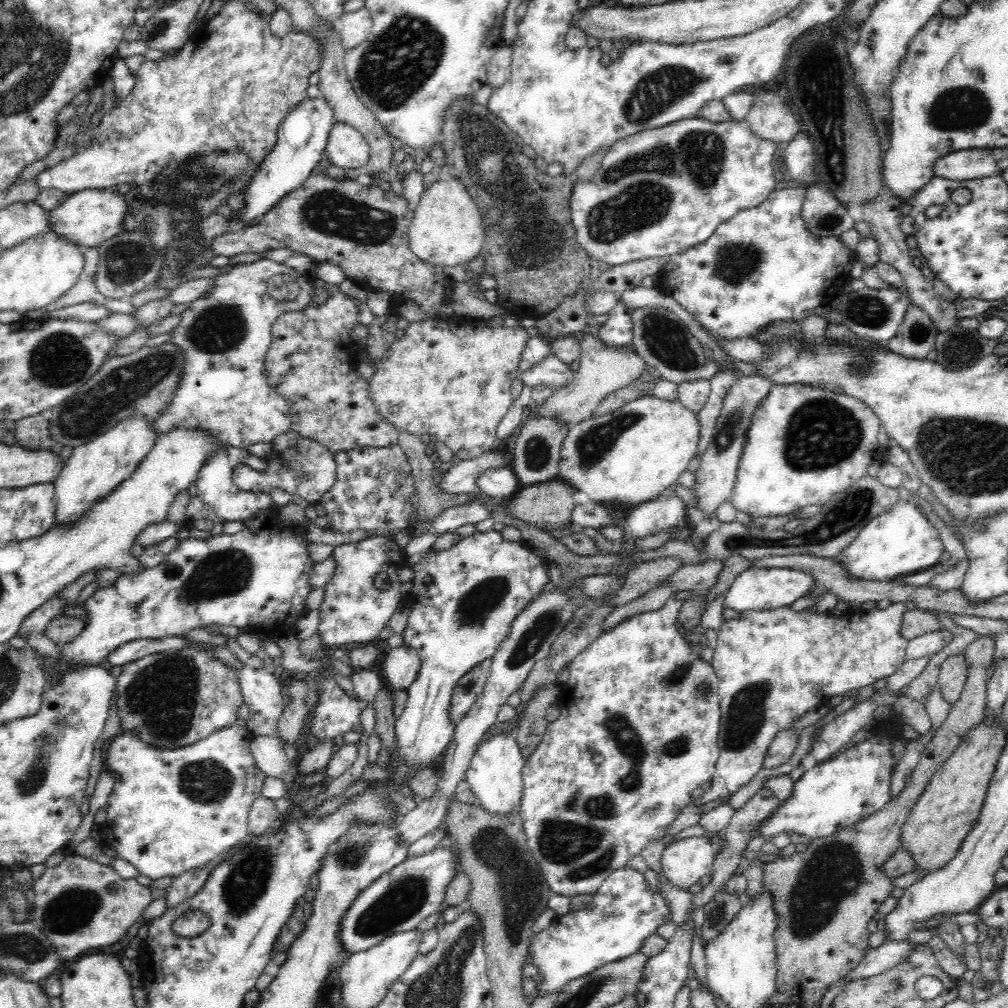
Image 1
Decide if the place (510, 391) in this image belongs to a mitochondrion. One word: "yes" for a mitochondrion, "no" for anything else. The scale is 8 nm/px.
no

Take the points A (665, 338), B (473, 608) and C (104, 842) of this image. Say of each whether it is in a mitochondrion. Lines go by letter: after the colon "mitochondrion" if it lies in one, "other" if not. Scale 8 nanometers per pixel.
A: mitochondrion
B: mitochondrion
C: other

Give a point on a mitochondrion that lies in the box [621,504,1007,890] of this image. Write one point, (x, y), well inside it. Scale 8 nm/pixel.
(746, 716)

